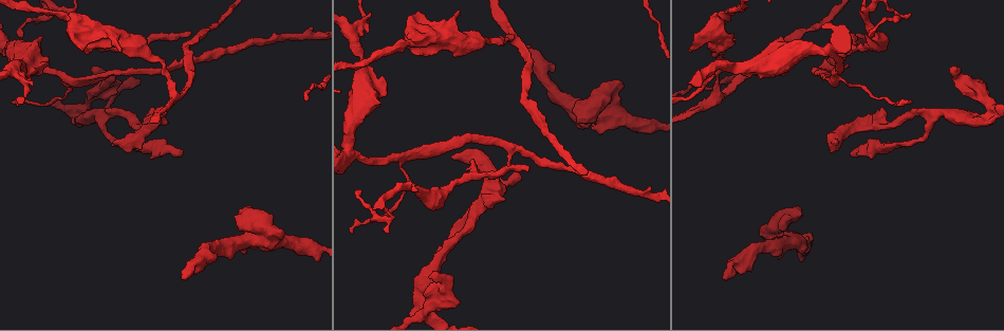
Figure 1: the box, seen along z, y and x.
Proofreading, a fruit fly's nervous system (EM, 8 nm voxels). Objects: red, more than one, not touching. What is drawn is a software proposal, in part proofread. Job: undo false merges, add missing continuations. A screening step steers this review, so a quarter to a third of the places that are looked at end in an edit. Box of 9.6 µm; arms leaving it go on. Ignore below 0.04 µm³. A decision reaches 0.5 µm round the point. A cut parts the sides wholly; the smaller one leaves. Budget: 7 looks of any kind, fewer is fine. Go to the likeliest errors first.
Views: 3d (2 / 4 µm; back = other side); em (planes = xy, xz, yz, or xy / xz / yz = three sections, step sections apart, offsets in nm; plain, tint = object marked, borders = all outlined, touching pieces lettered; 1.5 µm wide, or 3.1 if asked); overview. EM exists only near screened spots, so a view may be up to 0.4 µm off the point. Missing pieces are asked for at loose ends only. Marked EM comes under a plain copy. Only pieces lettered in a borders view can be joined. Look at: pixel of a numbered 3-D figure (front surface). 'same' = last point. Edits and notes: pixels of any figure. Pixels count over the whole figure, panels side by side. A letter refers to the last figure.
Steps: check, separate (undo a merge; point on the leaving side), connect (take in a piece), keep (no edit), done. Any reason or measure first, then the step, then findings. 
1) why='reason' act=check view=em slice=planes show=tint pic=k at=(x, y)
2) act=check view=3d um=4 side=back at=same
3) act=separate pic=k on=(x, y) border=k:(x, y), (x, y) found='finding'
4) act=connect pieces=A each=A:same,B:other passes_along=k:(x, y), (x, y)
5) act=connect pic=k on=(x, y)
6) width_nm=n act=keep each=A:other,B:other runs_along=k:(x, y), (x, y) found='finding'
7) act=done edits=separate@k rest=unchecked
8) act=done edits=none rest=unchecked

why='long arm stops here' act=check view=em slice=yz step=4 show=borders pic=1 at=(178, 152)

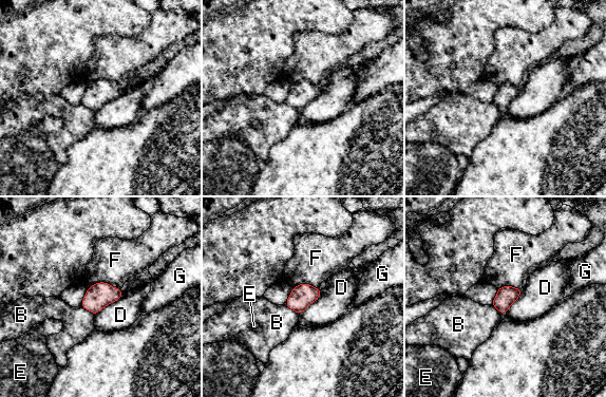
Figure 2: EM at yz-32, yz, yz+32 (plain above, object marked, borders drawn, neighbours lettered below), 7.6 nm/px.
why='another direction' act=check view=em slice=planes show=borders at=same

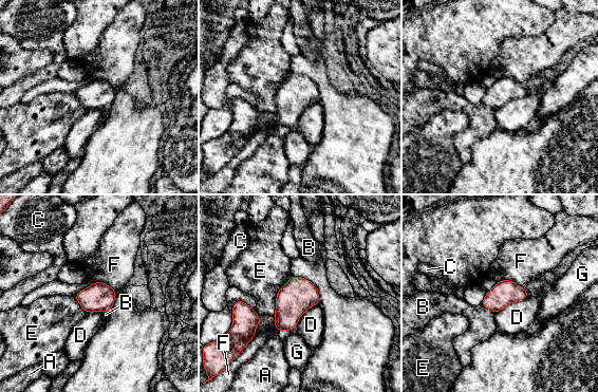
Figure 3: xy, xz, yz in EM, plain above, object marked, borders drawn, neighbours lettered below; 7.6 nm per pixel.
act=keep each=A:other,B:other,C:other,D:other,E:other,F:other,G:other border=3:(528, 295), (508, 303), (494, 313) found='none of them fits'

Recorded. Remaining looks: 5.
why='thin end' act=check view=em slice=planes show=borders pic=1 at=(190, 32)

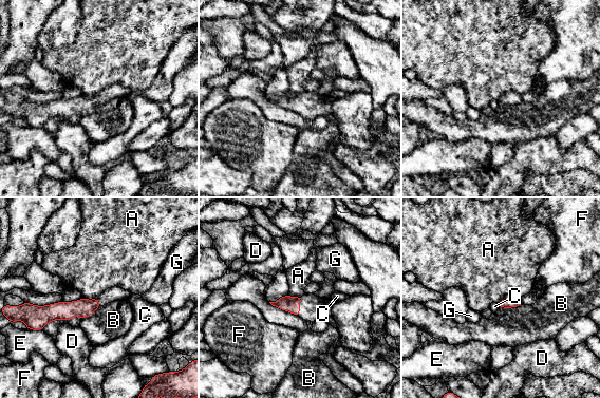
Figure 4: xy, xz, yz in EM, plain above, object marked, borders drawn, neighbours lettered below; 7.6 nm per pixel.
act=keep each=A:other,B:other,C:other,D:other,E:other,F:other,G:other border=4:(83, 297), (88, 299), (97, 298) found='none of them fits'

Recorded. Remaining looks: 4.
why='an open end' act=check view=3d um=2 pic=1 at=(239, 215)

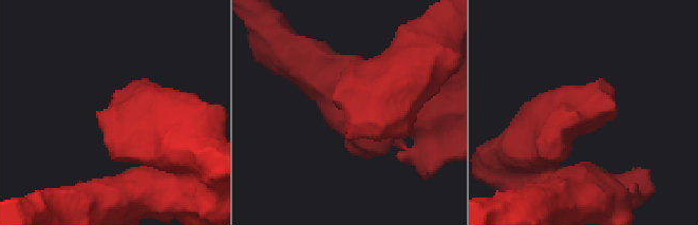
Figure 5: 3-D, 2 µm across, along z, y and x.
why='now the EM' act=check view=em slice=planes show=borders pic=5 at=(117, 107)

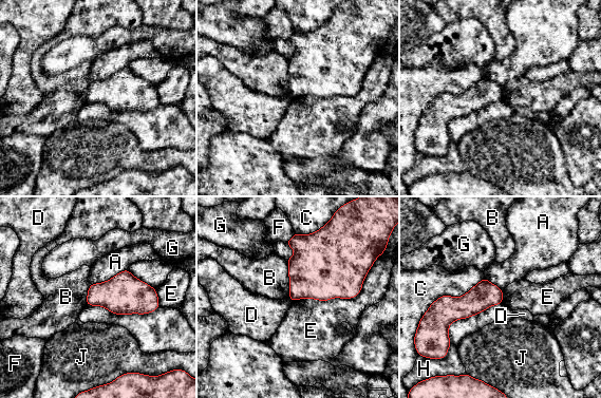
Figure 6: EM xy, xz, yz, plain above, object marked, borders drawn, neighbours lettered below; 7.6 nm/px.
act=keep each=A:other,B:other,C:other,D:other,E:other,F:other,G:other,H:other,J:other runs_along=6:(500, 292), (456, 308), (436, 352) found='no lettered piece goes on from it'

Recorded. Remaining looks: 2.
act=done edits=none rest=unchecked

